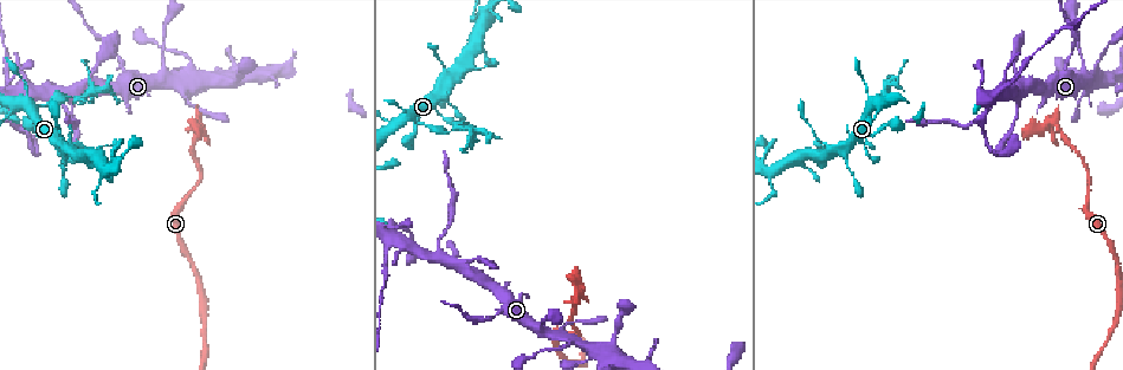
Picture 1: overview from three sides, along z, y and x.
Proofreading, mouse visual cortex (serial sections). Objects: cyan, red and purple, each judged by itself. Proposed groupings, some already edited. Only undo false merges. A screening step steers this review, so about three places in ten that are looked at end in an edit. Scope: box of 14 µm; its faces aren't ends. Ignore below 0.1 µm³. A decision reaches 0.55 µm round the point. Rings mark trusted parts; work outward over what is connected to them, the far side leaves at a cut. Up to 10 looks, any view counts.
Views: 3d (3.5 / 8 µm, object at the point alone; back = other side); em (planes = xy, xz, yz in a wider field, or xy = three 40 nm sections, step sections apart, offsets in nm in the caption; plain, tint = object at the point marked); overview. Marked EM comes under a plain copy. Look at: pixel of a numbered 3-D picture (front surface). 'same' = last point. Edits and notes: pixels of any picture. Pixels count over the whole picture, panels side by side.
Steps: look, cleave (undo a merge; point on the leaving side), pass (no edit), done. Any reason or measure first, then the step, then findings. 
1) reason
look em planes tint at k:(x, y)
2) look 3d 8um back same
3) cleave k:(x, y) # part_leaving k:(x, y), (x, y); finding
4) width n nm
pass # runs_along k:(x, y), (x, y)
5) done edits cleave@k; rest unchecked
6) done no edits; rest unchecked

look 3d 3.5um at 1:(71, 96)

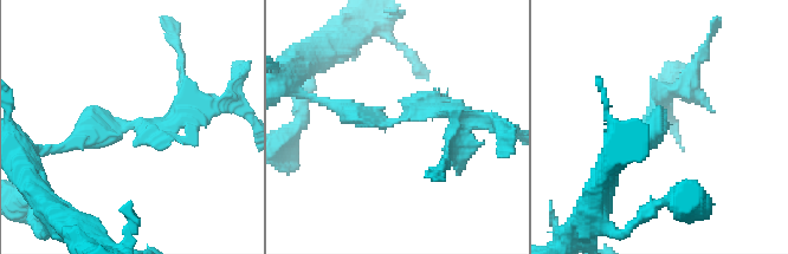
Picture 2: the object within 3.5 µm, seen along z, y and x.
arm_widths 200, 250 nm
look em planes tint at 2:(401, 118)

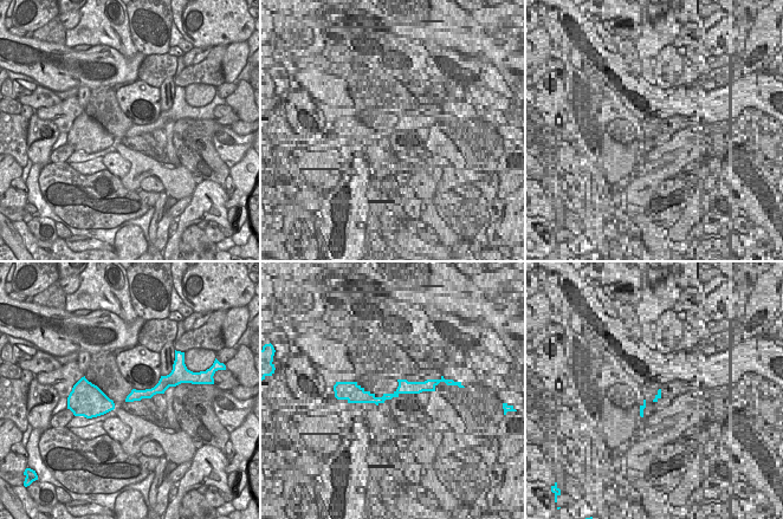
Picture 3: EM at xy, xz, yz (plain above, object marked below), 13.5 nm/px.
cleave 2:(160, 144) # part_leaving 2:(137, 128), (228, 105), (232, 88); a second cell is stuck on

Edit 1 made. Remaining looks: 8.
look overview

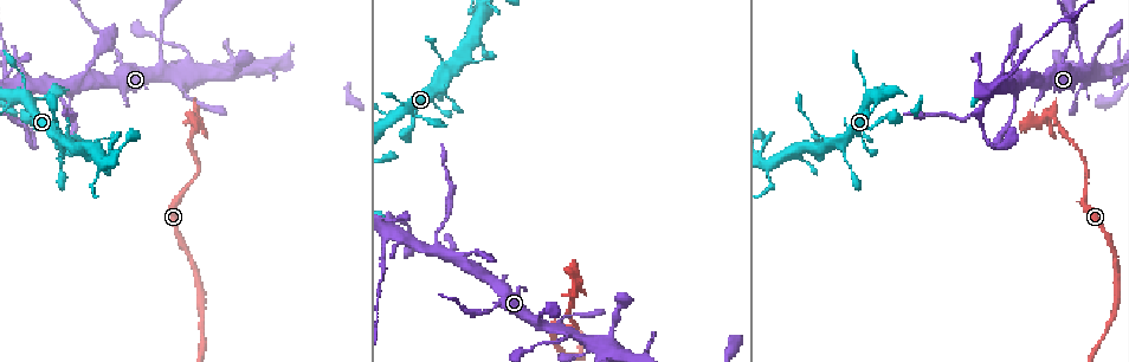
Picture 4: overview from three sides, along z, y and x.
small branch off a trunk
look 3d 8um at 4:(436, 249)

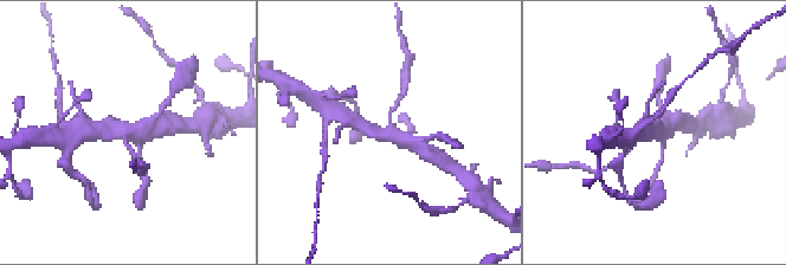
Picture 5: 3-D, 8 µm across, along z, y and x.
look 3d 3.5um at 5:(658, 130)

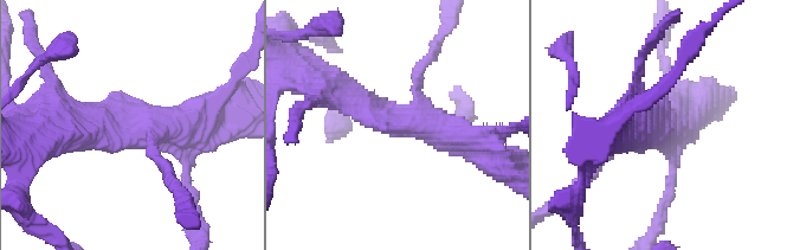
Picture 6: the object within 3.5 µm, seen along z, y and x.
now the EM
look em xy step 2 tint at 6:(151, 129)

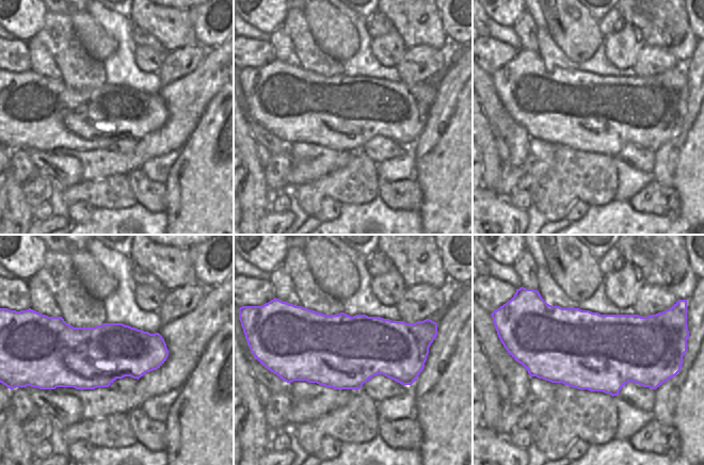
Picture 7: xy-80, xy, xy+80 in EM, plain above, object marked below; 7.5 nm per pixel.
pass # runs_along 6:(486, 156), (341, 94); one cell here

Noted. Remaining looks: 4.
a fork
look 3d 3.5um at 4:(562, 328)

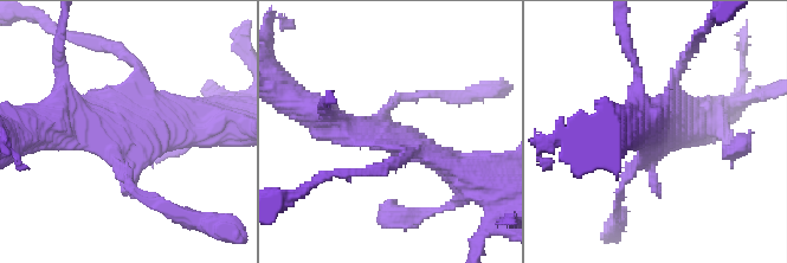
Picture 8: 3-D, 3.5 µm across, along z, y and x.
look em xy step 1 tint at 8:(121, 131)

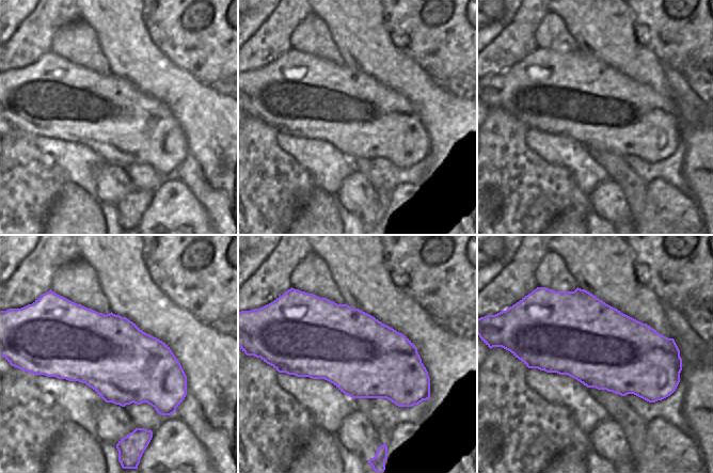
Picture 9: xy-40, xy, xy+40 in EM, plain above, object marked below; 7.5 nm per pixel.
look em planes tint same

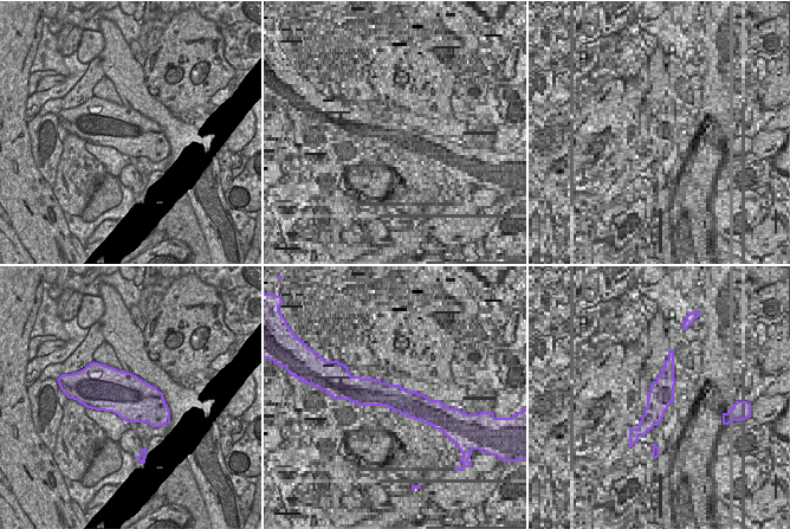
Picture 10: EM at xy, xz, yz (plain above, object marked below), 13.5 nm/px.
pass # one cell here

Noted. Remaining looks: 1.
look 3d 3.5um at 4:(768, 179)

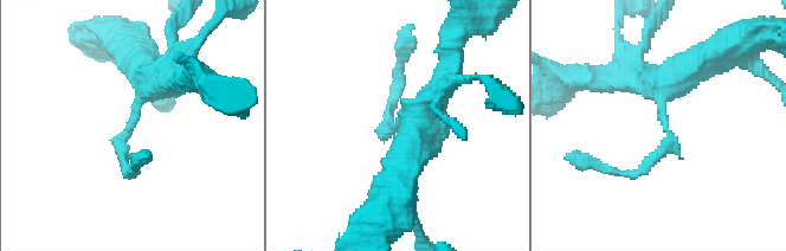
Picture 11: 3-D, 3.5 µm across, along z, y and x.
arm_widths 150, 450 nm
pass # runs_along 11:(682, 72), (658, 83), (670, 141), (627, 174); one cell here

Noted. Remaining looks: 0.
done edits cleave@2; rest unchecked

